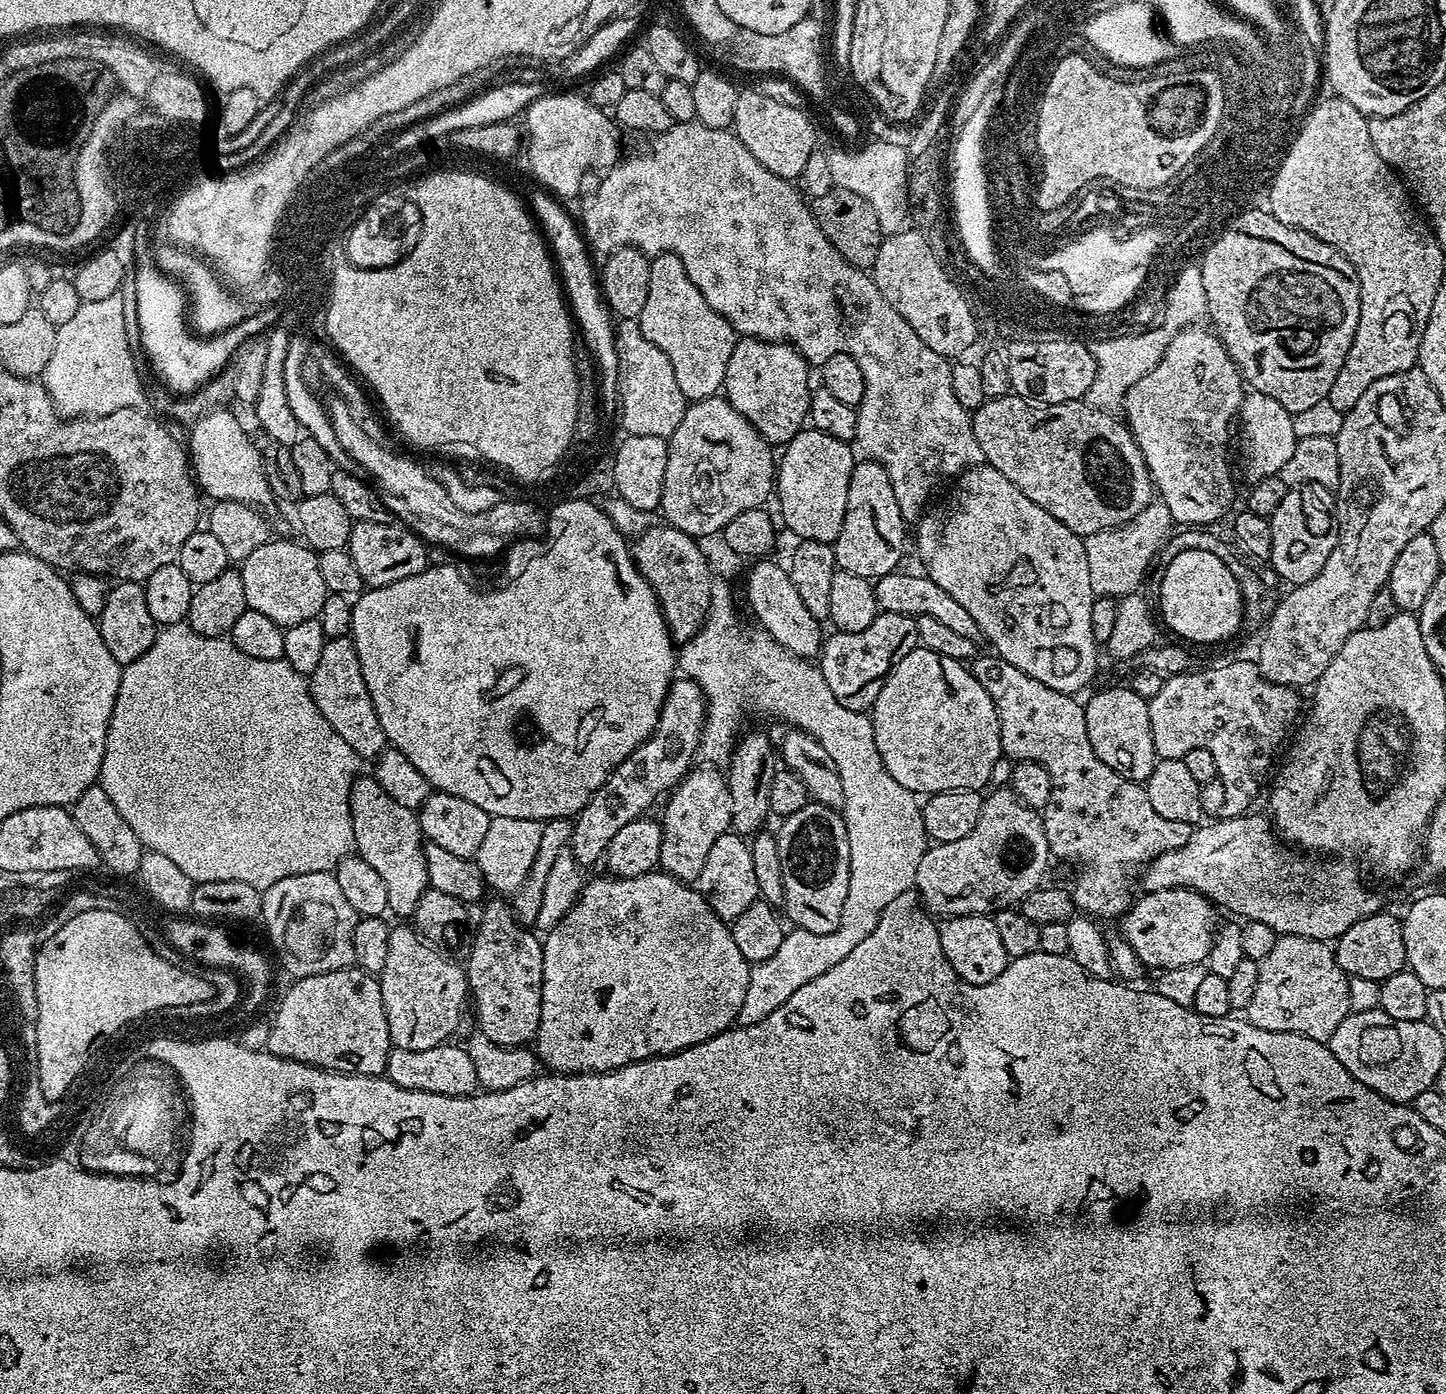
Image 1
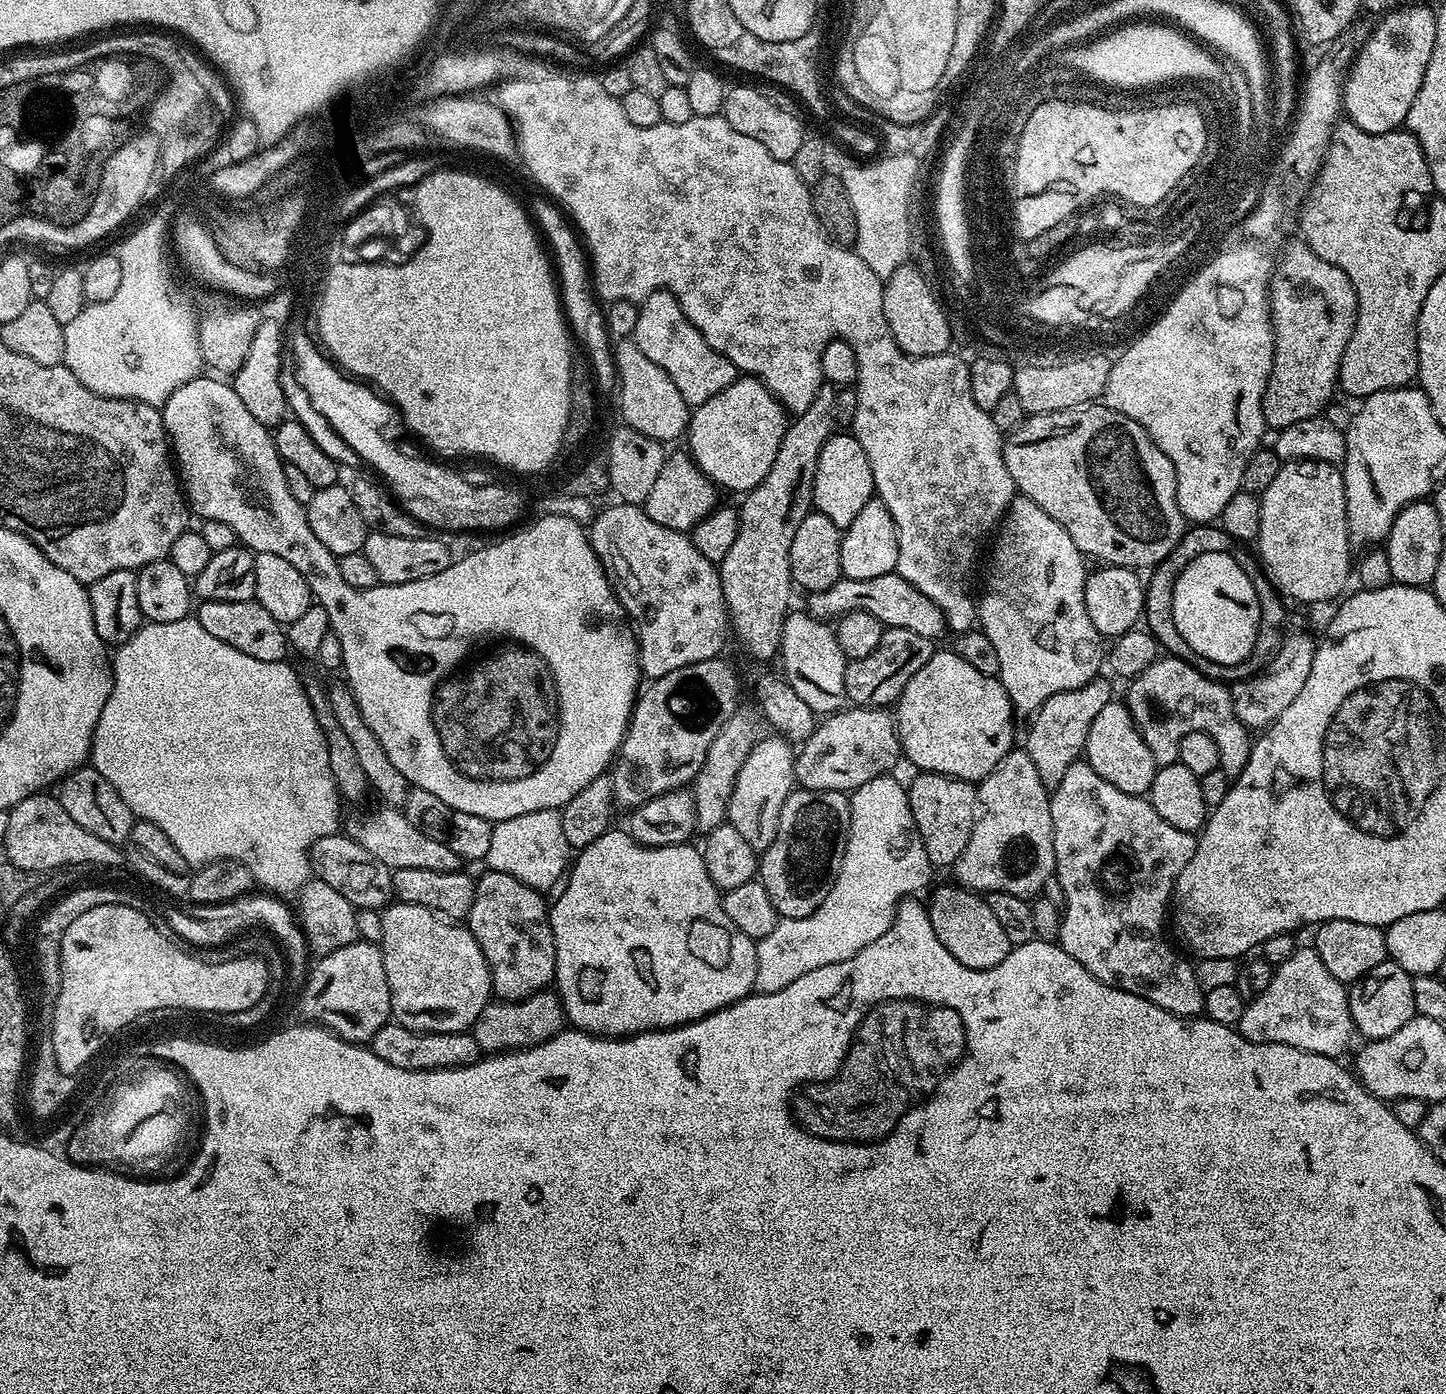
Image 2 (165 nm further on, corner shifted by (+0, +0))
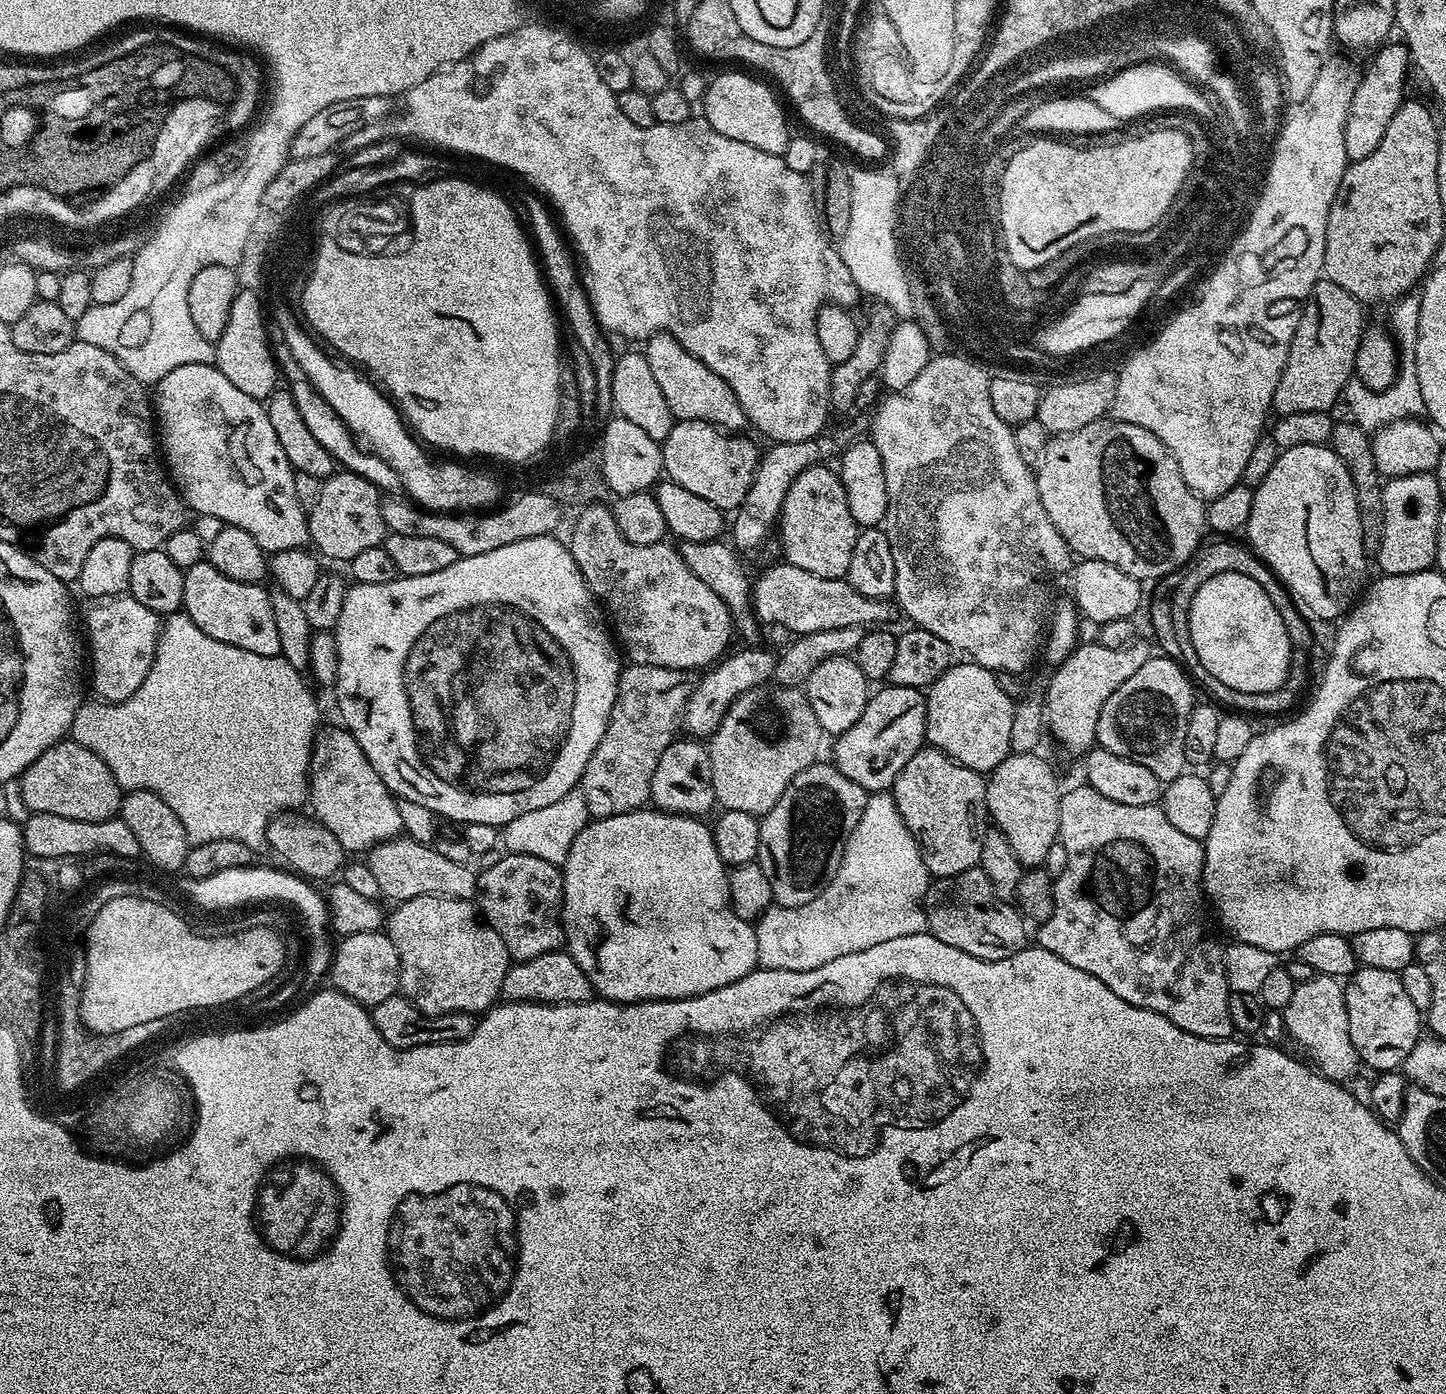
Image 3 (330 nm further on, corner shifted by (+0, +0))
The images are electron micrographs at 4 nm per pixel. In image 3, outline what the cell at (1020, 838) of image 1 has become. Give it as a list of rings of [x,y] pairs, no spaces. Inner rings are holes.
[[[1012,752],[987,777],[986,802],[991,823],[1006,834],[1006,842],[1010,842],[1010,850],[1025,866],[1043,865],[1050,846],[1057,842],[1060,835],[1060,797],[1062,787],[1056,781],[1052,768],[1036,752]]]

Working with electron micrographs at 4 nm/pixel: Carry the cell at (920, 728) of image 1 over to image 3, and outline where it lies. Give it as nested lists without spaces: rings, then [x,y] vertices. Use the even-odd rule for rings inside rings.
[[[956,662],[946,669],[932,684],[929,684],[924,697],[926,702],[927,743],[933,748],[942,750],[950,759],[962,766],[981,774],[991,774],[1012,752],[1010,746],[1010,726],[1014,723],[1012,709],[1014,702],[998,686],[996,673],[971,662]]]

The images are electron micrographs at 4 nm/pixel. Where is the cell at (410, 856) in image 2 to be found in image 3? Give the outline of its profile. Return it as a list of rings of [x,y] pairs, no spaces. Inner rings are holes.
[[[343,726],[321,727],[312,743],[308,767],[308,800],[311,815],[320,821],[343,846],[345,853],[367,853],[368,849],[387,840],[395,840],[404,831],[398,800],[370,766],[362,746]]]

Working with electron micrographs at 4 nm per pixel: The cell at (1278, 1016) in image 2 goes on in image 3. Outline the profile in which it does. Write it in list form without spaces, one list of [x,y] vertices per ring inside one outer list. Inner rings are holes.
[[[1318,974],[1310,978],[1310,982],[1298,984],[1294,990],[1294,998],[1290,998],[1290,1002],[1282,1009],[1282,1015],[1287,1039],[1293,1040],[1305,1052],[1303,1055],[1311,1061],[1315,1071],[1321,1076],[1325,1076],[1328,1080],[1348,1082],[1348,1079],[1355,1074],[1356,1068],[1361,1067],[1360,1055],[1354,1050],[1354,1042],[1350,1042],[1350,1018],[1346,1018],[1344,984],[1337,977]]]

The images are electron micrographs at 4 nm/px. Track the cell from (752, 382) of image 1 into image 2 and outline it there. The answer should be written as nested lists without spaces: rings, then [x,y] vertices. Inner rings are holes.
[[[744,374],[730,386],[726,386],[726,390],[714,394],[714,398],[691,409],[688,417],[686,448],[693,462],[710,477],[717,489],[729,488],[732,492],[747,494],[751,488],[758,486],[758,482],[762,482],[762,478],[766,478],[770,466],[774,466],[774,454],[778,454],[778,446],[782,446],[784,430],[789,423],[786,409],[777,400],[776,395],[756,377]]]

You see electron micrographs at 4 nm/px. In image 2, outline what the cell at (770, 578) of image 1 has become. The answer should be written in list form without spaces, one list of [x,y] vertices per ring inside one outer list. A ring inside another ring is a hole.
[[[804,610],[789,611],[782,626],[778,660],[784,663],[783,671],[786,673],[788,684],[794,686],[798,698],[802,698],[802,702],[806,702],[812,712],[831,714],[845,707],[848,700],[846,670],[849,661],[838,646],[835,631],[825,621],[815,620]]]

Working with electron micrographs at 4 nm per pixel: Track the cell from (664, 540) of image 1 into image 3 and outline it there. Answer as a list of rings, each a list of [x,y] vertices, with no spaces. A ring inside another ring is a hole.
[[[607,503],[586,504],[577,512],[580,513],[577,514],[576,521],[572,524],[572,537],[567,537],[566,543],[570,551],[572,551],[574,562],[578,562],[578,570],[582,570],[582,578],[588,583],[588,588],[592,591],[592,595],[603,605],[606,612],[606,607],[608,607],[608,612],[612,615],[613,625],[611,624],[611,627],[618,637],[618,644],[622,649],[623,655],[633,664],[666,666],[670,670],[682,670],[683,672],[691,673],[695,673],[697,671],[696,668],[704,670],[709,666],[715,665],[717,661],[729,651],[729,649],[727,649],[728,643],[734,640],[732,615],[728,613],[728,607],[722,602],[722,598],[718,598],[718,594],[714,594],[714,590],[710,590],[710,586],[706,586],[693,572],[691,572],[690,566],[686,566],[686,562],[682,562],[679,547],[672,545],[671,548],[668,542],[651,544],[650,546],[638,546],[634,542],[630,542],[624,537],[622,530],[618,530],[618,522],[614,522],[614,514]]]

